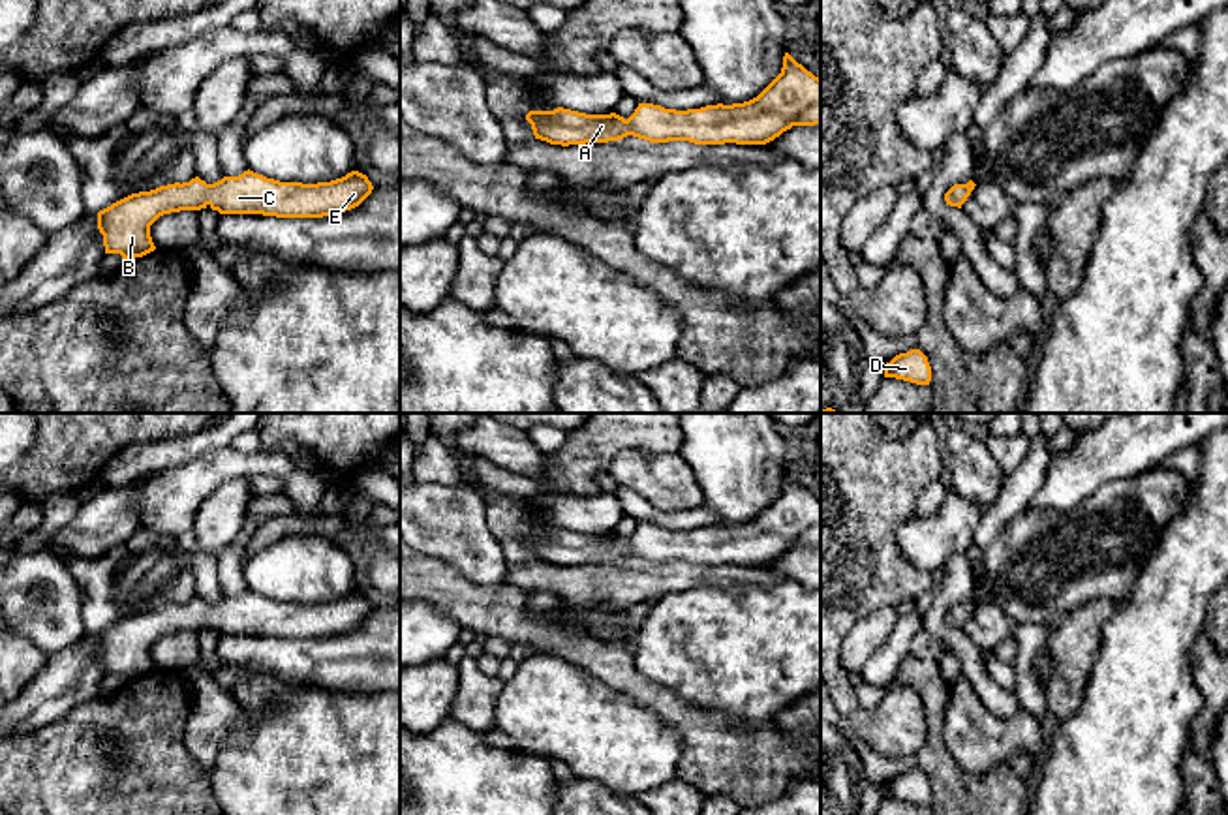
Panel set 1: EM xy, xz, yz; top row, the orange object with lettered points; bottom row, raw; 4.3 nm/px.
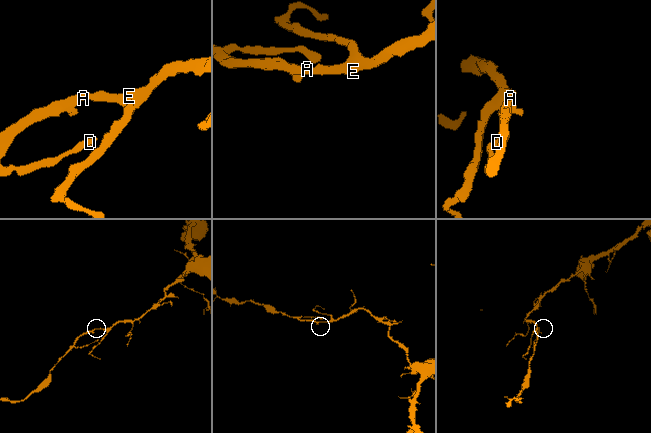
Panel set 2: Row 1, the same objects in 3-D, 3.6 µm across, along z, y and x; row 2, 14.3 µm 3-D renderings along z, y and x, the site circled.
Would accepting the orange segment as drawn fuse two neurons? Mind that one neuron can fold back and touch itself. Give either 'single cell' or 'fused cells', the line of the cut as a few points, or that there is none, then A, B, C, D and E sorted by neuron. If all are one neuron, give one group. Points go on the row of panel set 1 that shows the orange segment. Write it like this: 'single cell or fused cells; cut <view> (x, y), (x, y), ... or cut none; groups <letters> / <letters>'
single cell; cut none; groups A B C D E

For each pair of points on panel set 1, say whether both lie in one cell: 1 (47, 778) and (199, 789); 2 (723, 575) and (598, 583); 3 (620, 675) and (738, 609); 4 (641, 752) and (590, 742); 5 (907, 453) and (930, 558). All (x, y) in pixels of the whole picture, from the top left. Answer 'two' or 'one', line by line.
1: one
2: one
3: two
4: one
5: two

